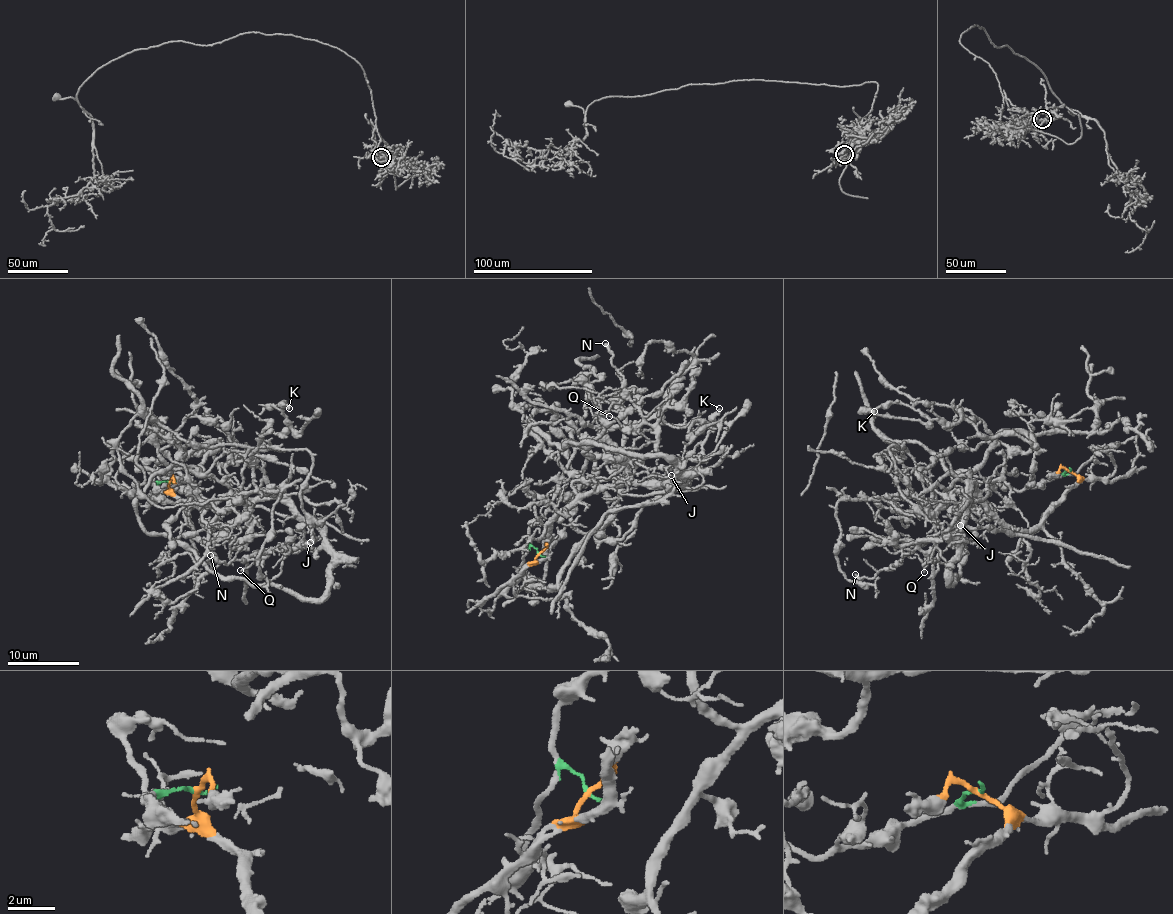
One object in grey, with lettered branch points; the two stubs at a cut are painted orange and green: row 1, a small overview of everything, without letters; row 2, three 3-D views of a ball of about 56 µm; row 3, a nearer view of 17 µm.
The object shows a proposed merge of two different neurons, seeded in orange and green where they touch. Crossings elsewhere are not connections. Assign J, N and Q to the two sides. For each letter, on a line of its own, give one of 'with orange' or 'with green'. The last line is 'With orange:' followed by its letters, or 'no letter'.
J: with orange
N: with orange
Q: with orange
With orange: J, N, Q

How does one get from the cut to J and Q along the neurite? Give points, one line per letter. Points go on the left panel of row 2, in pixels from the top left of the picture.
J: (169, 483), (193, 531), (202, 539), (230, 528), (252, 500), (281, 498), (311, 536), (303, 542), (310, 543)
Q: (169, 483), (202, 539), (230, 528), (252, 500), (281, 498), (304, 521), (310, 541), (283, 545), (240, 570)

